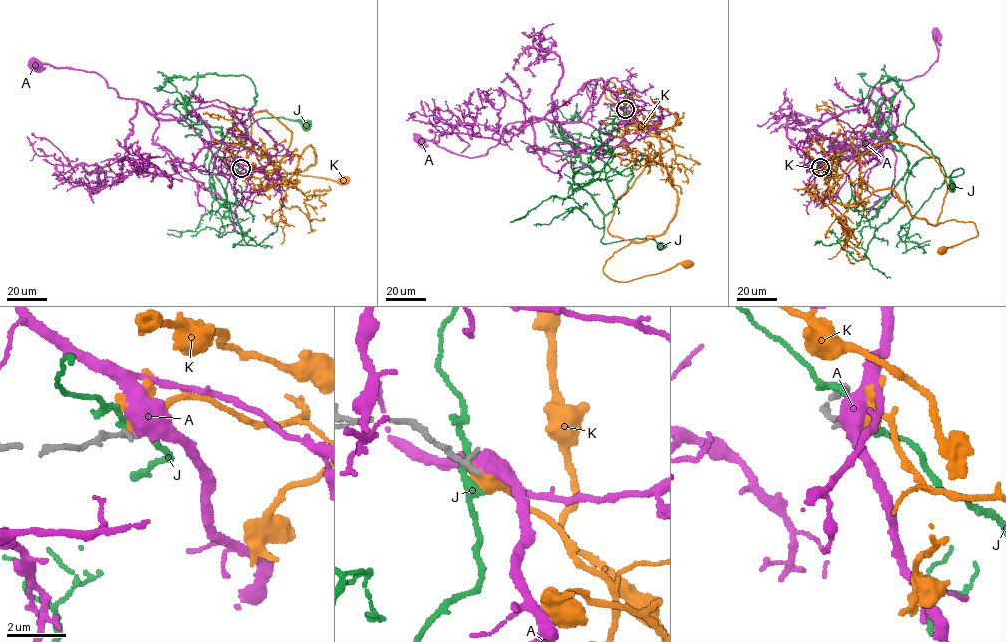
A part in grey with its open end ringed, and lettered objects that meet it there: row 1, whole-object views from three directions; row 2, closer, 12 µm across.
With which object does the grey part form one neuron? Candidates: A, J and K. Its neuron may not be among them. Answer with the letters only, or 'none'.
none

